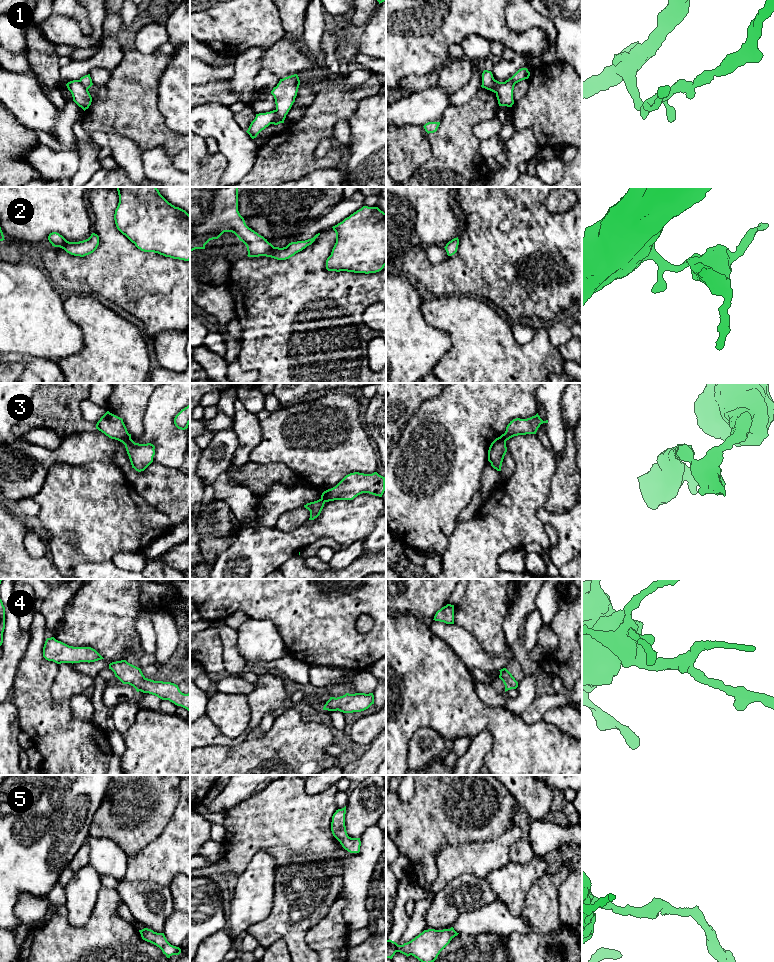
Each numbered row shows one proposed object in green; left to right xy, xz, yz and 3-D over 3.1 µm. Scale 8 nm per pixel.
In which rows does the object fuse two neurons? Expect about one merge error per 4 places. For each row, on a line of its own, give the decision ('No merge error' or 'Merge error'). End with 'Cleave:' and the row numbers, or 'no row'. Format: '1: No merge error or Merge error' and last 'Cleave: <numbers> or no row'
1: Merge error
2: No merge error
3: Merge error
4: No merge error
5: No merge error
Cleave: 1, 3

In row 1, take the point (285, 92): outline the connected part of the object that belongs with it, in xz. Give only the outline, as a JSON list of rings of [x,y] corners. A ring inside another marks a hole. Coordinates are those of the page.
[[[297,74],[280,79],[271,94],[274,96],[276,104],[276,118],[272,122],[274,125],[284,123],[286,115],[291,109],[297,96],[300,80]]]

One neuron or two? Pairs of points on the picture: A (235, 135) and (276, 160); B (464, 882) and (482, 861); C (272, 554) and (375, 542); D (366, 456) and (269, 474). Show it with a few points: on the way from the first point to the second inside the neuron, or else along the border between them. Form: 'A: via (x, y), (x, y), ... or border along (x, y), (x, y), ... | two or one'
A: border along (259, 146), (254, 165), (249, 171) | two
B: border along (484, 877), (461, 873), (449, 882) | two
C: border along (375, 523), (375, 526), (364, 538) | two
D: border along (268, 464), (284, 463), (293, 472) | two

